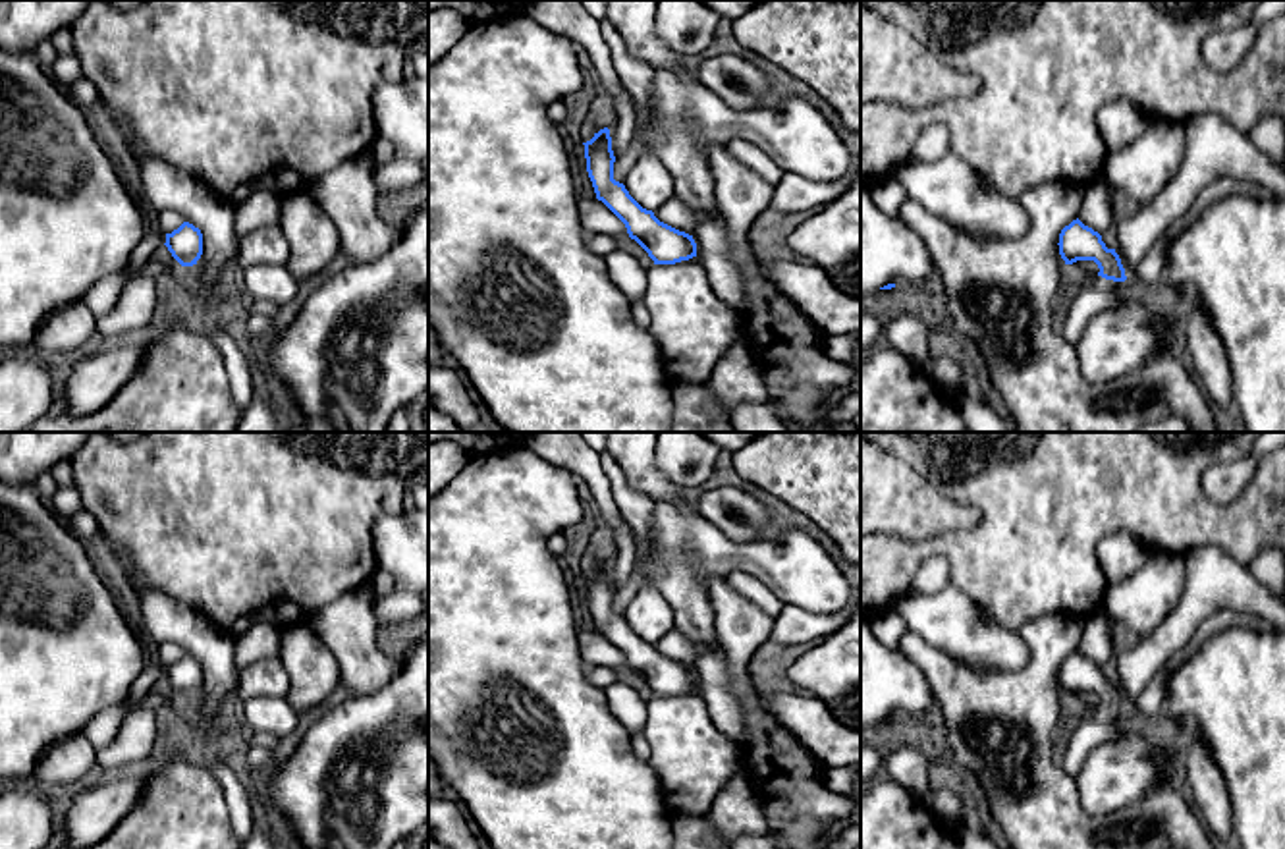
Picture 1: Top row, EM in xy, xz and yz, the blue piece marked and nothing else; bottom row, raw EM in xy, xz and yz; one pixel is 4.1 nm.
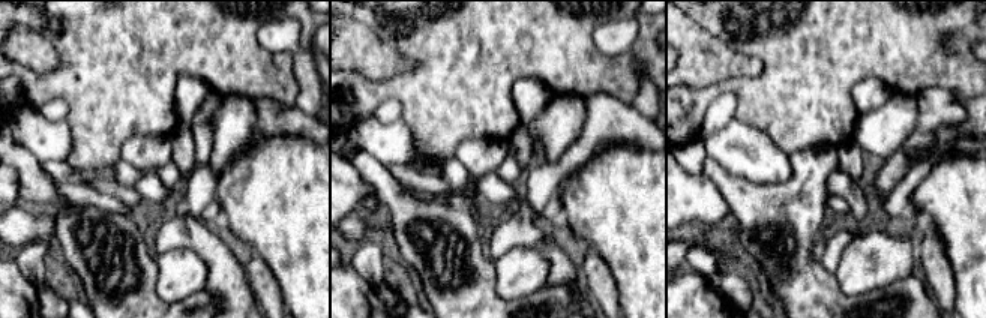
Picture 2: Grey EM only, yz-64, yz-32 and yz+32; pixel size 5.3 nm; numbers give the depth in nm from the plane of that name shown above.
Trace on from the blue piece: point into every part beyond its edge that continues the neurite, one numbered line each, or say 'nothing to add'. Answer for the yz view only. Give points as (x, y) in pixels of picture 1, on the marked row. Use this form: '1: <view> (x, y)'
1: yz (1089, 298)

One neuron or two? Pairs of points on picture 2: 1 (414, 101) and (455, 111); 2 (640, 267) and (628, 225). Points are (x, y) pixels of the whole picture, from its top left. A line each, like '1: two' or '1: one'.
1: one
2: one

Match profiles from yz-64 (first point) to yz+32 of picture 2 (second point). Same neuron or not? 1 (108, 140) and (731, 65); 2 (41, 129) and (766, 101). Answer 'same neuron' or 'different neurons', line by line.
1: different neurons
2: different neurons

